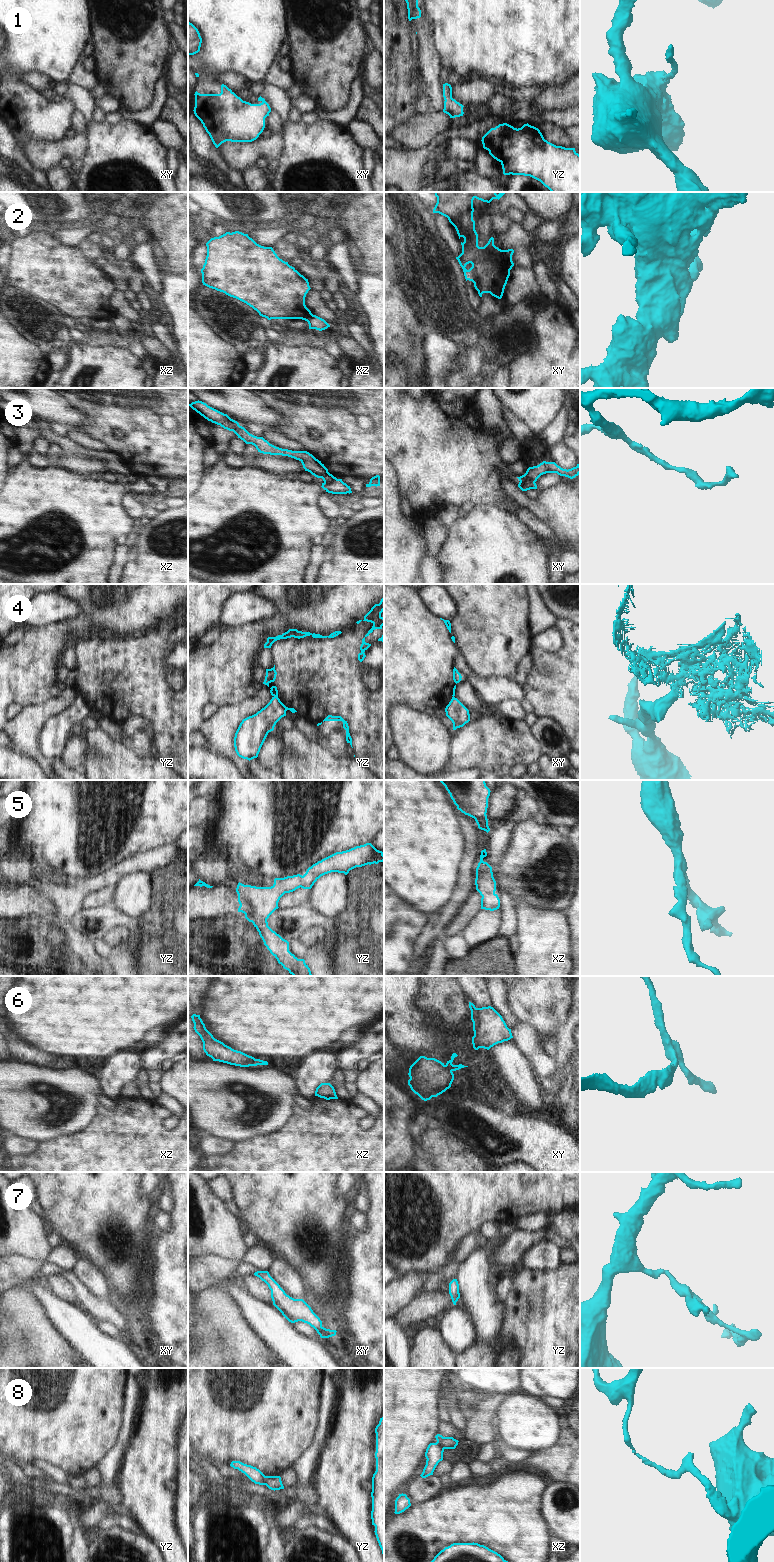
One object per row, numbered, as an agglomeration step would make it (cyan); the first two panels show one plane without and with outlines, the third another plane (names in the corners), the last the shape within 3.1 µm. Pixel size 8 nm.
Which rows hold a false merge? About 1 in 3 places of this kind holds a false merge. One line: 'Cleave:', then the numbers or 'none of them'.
Cleave: 2, 3, 4, 8

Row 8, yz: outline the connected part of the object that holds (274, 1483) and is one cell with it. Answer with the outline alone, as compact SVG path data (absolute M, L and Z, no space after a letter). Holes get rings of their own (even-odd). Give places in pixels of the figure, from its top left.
M265 1476L264 1485L274 1491L284 1489L280 1476Z

